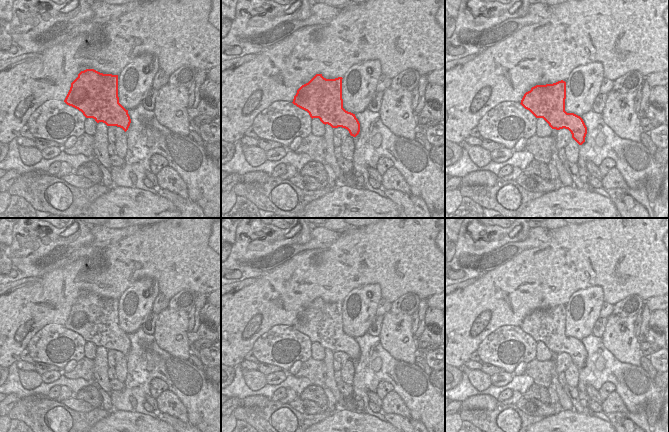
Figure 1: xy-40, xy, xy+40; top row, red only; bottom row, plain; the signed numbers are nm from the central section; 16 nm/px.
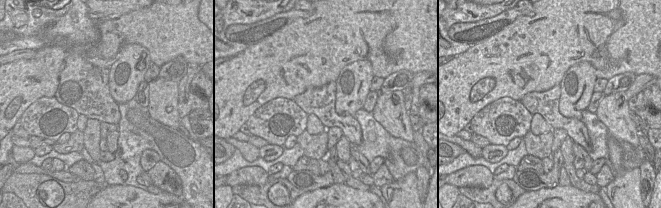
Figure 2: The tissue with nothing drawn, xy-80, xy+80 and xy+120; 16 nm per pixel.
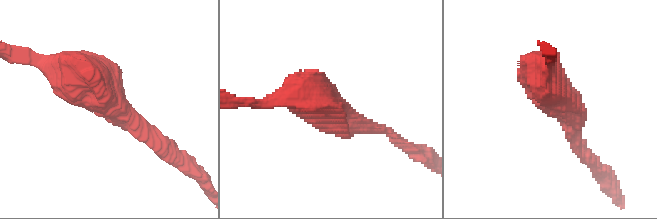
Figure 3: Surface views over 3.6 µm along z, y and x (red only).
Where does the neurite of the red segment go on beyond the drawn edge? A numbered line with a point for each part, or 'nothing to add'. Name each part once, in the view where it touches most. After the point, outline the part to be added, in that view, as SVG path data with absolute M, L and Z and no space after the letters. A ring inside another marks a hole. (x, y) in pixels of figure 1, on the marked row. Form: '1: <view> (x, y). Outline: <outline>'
nothing to add.

